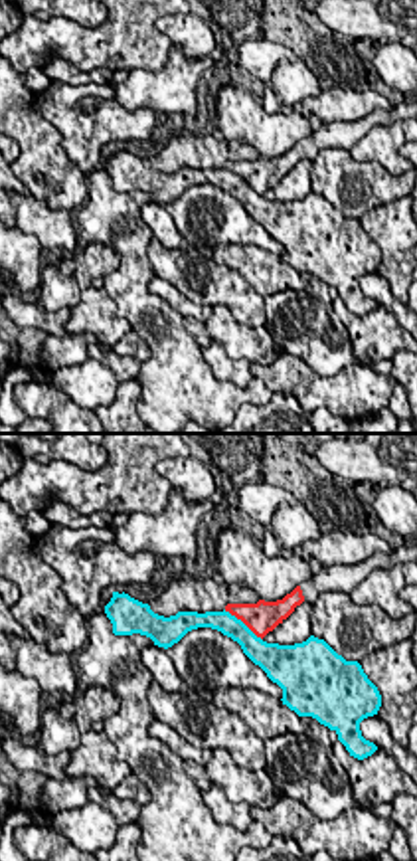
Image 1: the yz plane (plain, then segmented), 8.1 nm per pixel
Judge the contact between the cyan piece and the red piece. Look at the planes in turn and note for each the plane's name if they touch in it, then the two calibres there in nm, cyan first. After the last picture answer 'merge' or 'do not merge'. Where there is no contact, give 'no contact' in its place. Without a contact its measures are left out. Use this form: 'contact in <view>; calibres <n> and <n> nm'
contact in yz; calibres 180 and 260 nm

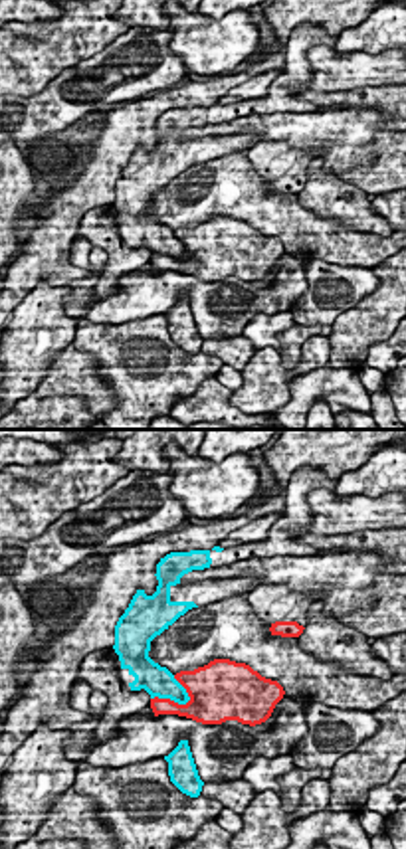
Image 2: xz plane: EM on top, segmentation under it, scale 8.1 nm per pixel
contact in xz; calibres 240 and 240 nm

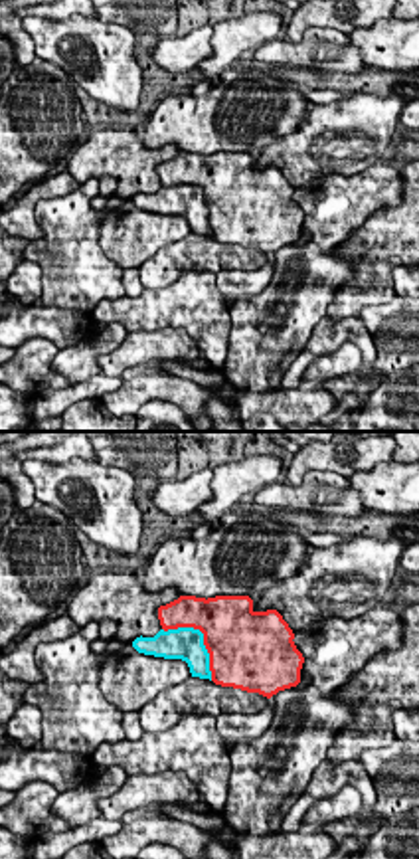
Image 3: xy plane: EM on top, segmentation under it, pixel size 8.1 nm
contact in xy; calibres 280 and 480 nm

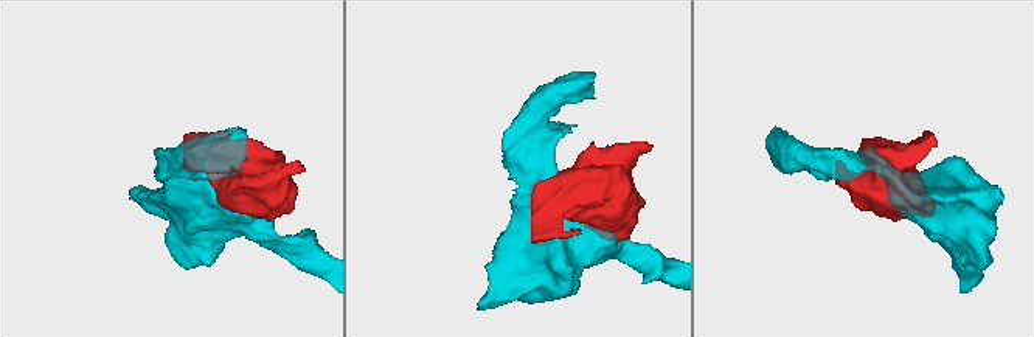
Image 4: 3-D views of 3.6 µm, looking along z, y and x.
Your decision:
do not merge

